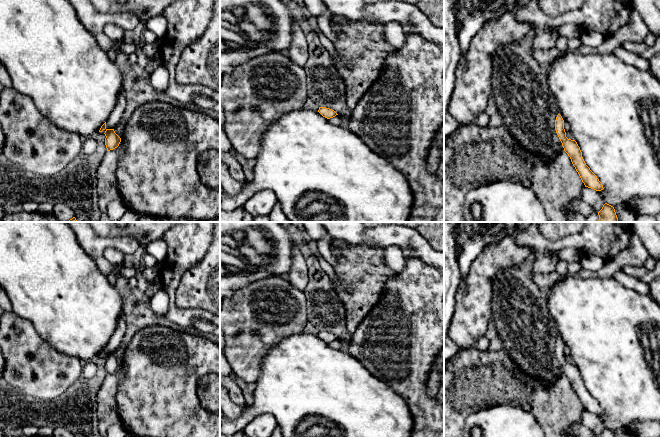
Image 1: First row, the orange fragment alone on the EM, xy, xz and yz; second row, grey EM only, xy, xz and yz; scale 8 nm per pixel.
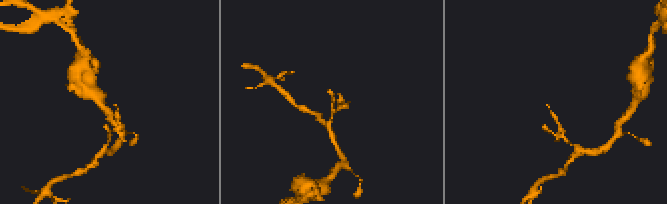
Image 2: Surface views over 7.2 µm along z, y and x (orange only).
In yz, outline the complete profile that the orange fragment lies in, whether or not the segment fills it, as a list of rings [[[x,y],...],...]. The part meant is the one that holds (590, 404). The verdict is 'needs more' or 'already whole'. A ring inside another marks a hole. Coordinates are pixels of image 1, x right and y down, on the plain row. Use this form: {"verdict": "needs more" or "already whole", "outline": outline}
{"verdict": "already whole", "outline": [[[560,338],[557,339],[555,344],[555,354],[562,367],[564,375],[571,383],[573,390],[578,396],[585,411],[594,413],[596,415],[603,414],[603,409],[597,400],[586,389],[580,371],[575,364],[568,363],[564,353],[564,344]]]}

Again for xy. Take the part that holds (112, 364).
{"verdict": "already whole", "outline": [[[106,353],[105,355],[105,369],[107,375],[117,372],[121,366],[121,362],[115,357],[114,353]]]}

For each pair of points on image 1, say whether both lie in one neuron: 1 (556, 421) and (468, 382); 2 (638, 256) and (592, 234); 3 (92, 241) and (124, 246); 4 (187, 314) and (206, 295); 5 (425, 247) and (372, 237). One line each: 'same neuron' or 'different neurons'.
1: same neuron
2: different neurons
3: same neuron
4: different neurons
5: same neuron

